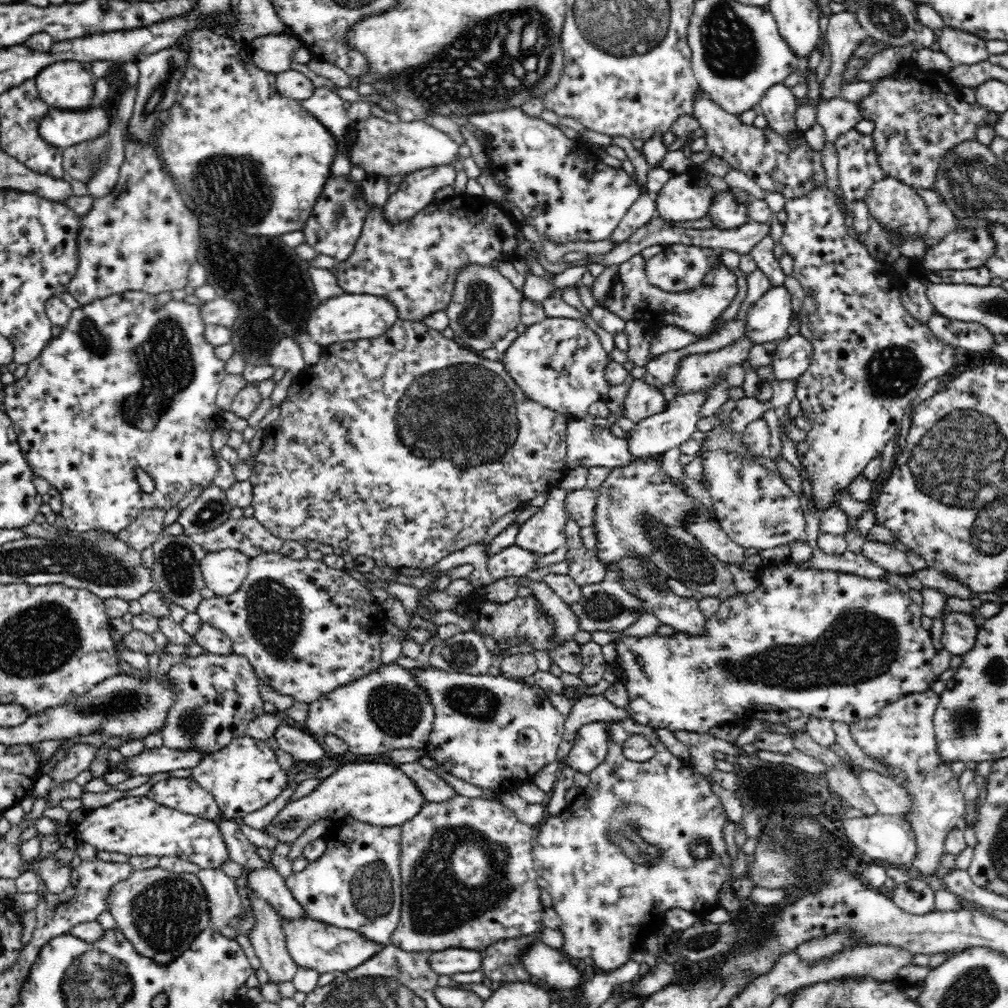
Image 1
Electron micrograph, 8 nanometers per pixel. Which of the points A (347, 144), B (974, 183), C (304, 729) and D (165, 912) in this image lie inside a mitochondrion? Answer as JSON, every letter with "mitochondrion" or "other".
{"A":"other","B":"mitochondrion","C":"other","D":"mitochondrion"}

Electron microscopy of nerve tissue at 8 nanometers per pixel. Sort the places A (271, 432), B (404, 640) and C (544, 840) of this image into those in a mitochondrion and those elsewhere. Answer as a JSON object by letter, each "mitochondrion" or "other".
{"A":"other","B":"other","C":"other"}

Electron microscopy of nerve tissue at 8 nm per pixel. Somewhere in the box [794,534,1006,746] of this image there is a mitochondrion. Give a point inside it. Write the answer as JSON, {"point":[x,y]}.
{"point":[964,721]}

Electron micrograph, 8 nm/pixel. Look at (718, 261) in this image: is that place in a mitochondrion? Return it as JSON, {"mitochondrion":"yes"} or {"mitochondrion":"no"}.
{"mitochondrion":"no"}

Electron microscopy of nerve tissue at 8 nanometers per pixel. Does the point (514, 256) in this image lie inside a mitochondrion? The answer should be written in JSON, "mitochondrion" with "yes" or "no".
{"mitochondrion":"no"}

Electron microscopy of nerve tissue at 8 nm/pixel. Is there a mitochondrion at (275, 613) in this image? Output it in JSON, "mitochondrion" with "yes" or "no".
{"mitochondrion":"yes"}

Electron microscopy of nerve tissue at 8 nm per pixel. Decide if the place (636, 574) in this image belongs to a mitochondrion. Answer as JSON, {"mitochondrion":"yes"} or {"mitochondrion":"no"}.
{"mitochondrion":"yes"}

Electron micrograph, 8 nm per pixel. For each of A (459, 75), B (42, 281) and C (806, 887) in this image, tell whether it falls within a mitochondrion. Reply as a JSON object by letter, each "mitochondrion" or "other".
{"A":"mitochondrion","B":"other","C":"other"}

